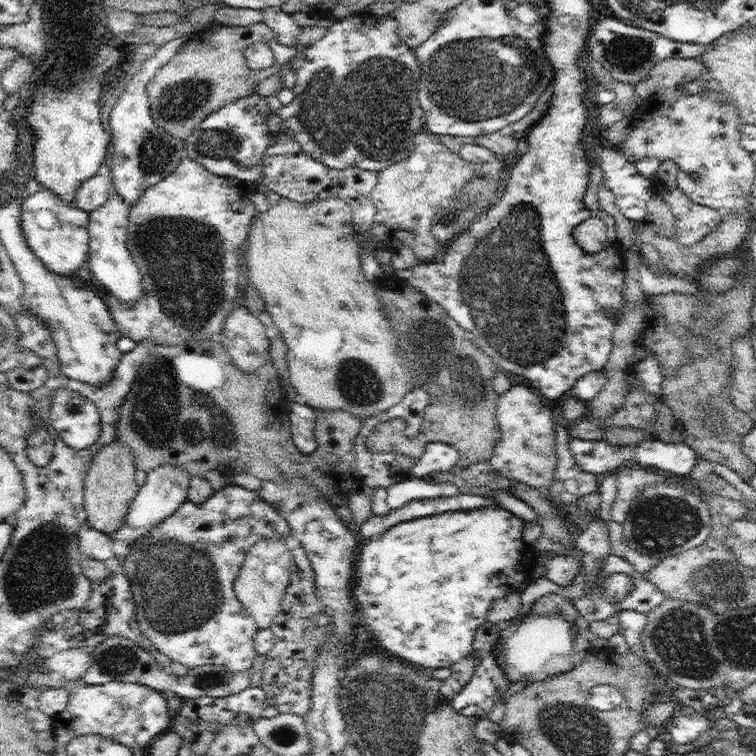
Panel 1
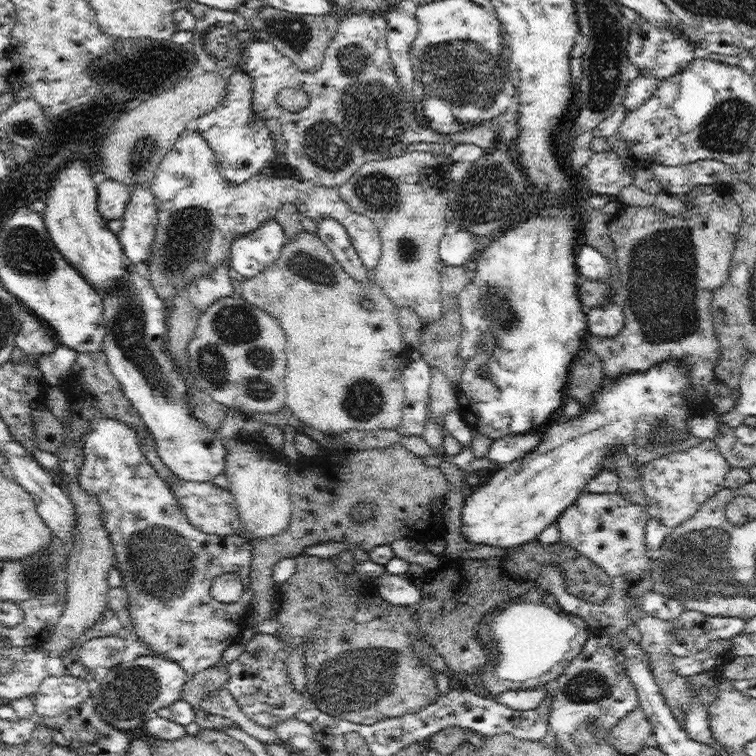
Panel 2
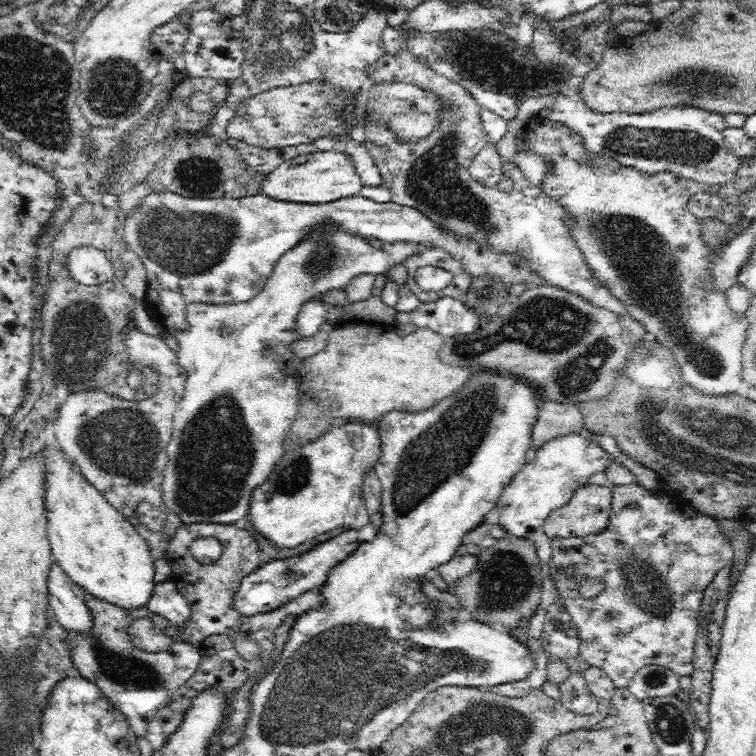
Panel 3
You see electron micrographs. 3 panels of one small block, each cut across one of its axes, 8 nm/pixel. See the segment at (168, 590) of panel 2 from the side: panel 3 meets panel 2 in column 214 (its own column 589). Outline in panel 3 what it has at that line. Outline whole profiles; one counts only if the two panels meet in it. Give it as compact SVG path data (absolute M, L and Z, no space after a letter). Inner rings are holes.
M632 483L624 486L611 486L612 506L609 516L609 523L606 528L596 534L588 534L584 537L556 537L551 540L552 558L550 558L550 577L554 579L554 587L558 589L564 608L569 612L574 624L578 629L578 639L580 639L580 658L589 666L600 667L614 681L614 686L618 688L627 687L630 684L634 674L637 674L643 666L660 665L674 671L679 677L691 675L695 668L693 665L693 652L695 651L695 642L698 633L698 614L702 604L702 594L706 586L714 580L717 572L730 565L733 562L734 551L731 546L731 540L724 536L724 533L718 529L716 519L704 513L696 511L690 503L683 498L681 494L659 493L650 489L645 489L642 485ZM573 566L575 570L568 575L564 569ZM587 578L600 578L606 583L606 588L602 594L594 598L584 598L578 590L580 582Z

